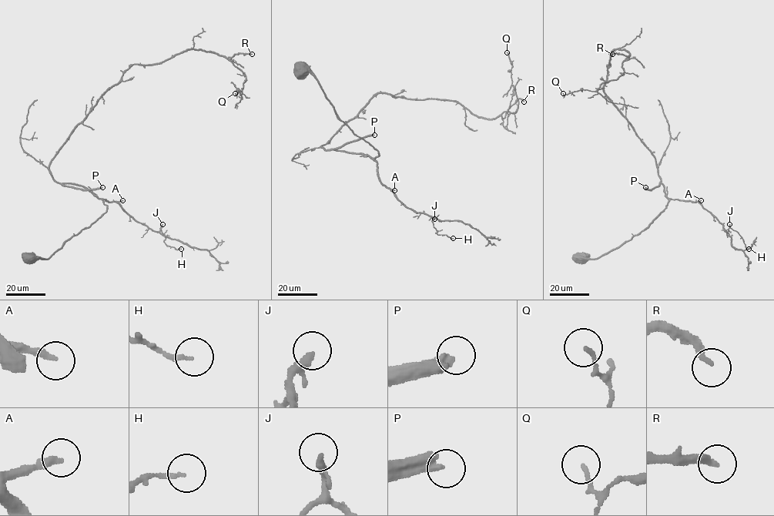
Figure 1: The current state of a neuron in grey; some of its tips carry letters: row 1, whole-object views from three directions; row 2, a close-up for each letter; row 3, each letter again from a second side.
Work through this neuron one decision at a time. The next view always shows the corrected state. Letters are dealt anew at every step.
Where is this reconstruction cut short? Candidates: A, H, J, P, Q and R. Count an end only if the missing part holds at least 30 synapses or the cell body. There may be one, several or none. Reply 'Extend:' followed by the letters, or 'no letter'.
Extend: A, P, R

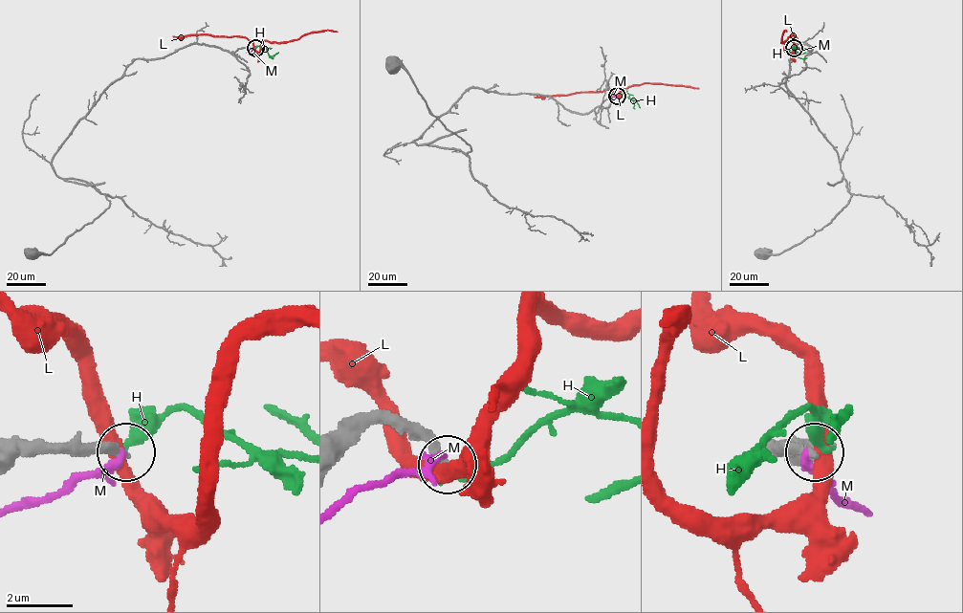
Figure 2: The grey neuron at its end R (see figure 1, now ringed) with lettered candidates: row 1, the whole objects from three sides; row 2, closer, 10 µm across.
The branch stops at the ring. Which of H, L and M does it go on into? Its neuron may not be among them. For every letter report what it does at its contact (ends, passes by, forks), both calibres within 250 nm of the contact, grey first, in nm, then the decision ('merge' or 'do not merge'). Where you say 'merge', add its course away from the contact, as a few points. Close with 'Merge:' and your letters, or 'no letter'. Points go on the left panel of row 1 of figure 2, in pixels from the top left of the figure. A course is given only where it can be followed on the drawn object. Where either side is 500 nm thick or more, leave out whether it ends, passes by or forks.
H: it ends there; 260 nm thick on the grey side, 380 nm on the other; do not merge
L: it passes by; 280 nm thick on the grey side, 440 nm on the other; do not merge
M: it ends there; 340 nm thick on the grey side, 280 nm on the other; do not merge
Merge: no letter

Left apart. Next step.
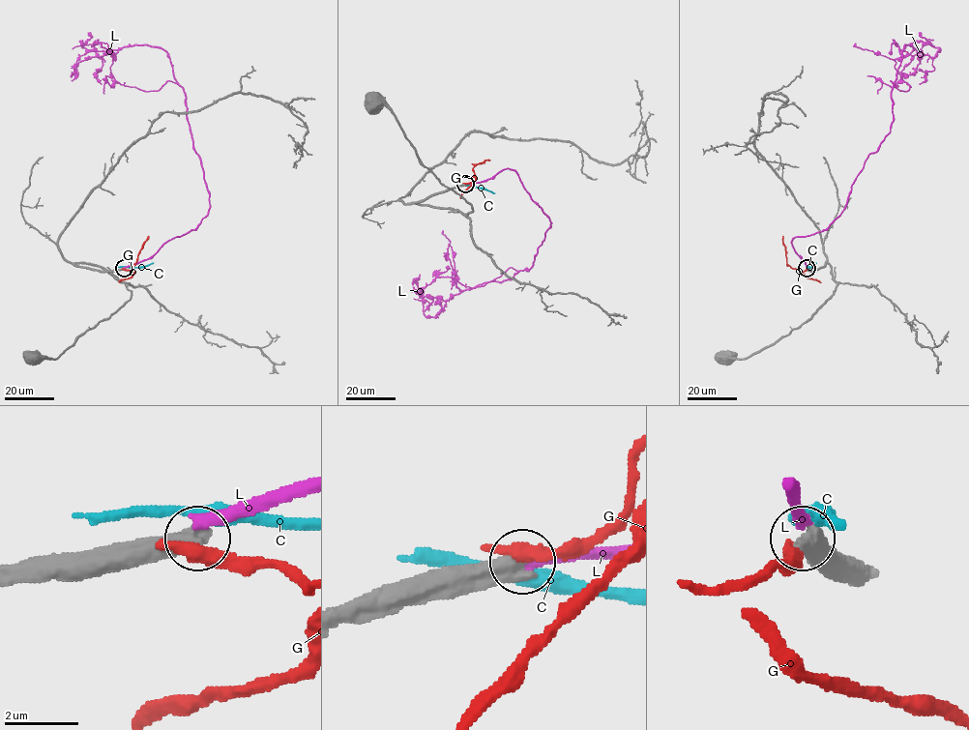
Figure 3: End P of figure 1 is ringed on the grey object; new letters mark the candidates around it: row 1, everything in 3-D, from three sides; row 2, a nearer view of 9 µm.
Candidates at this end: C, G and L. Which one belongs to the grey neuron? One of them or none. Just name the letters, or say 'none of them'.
none of them

